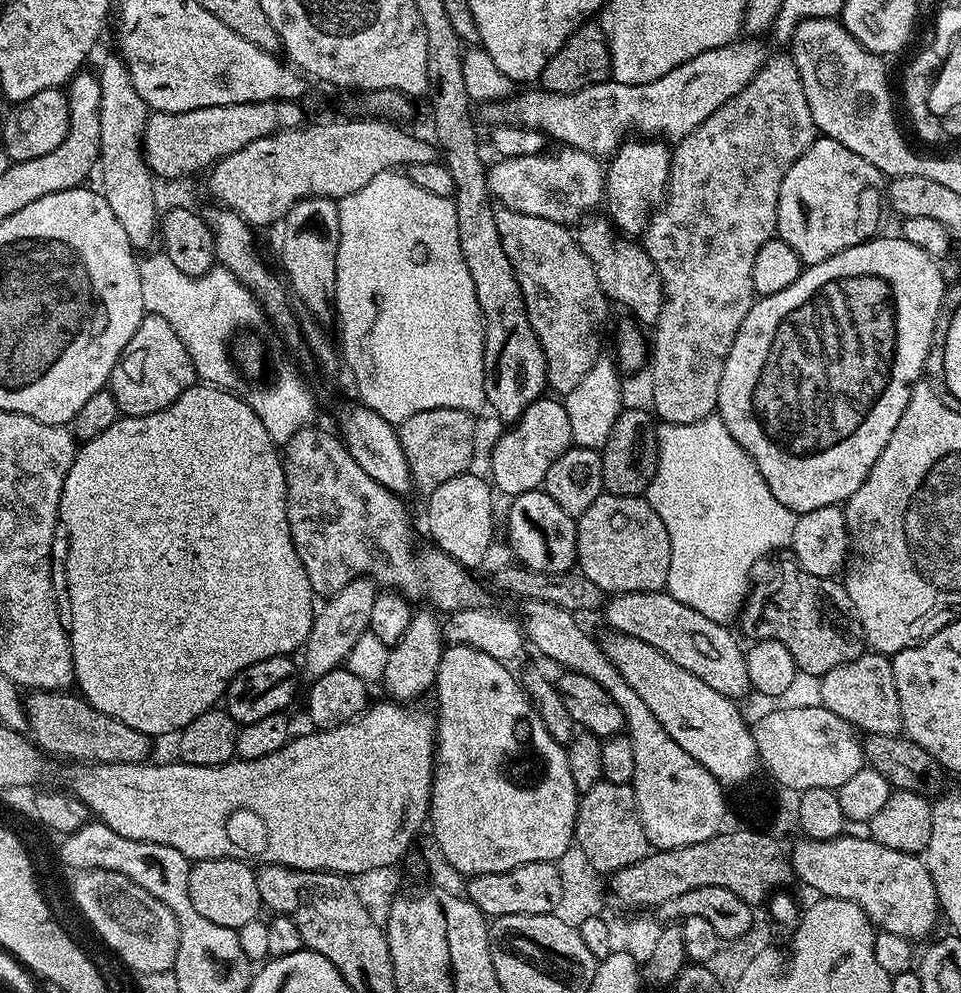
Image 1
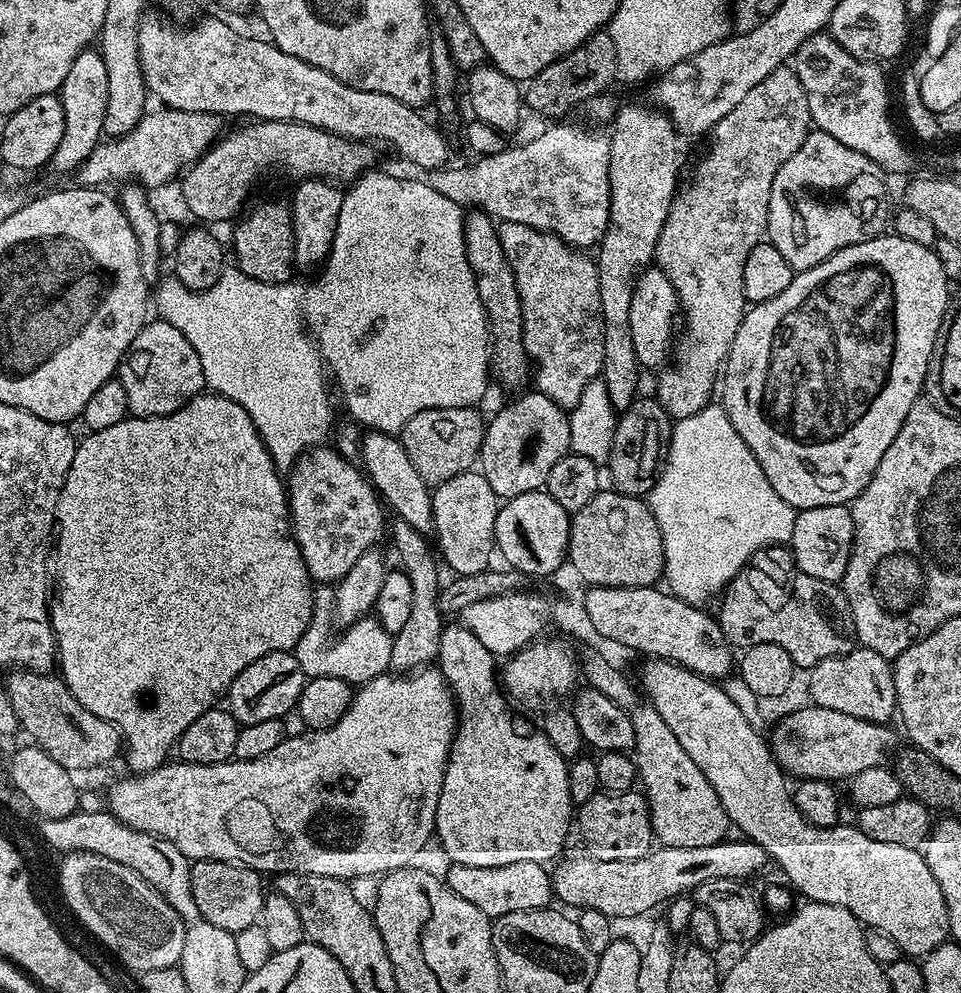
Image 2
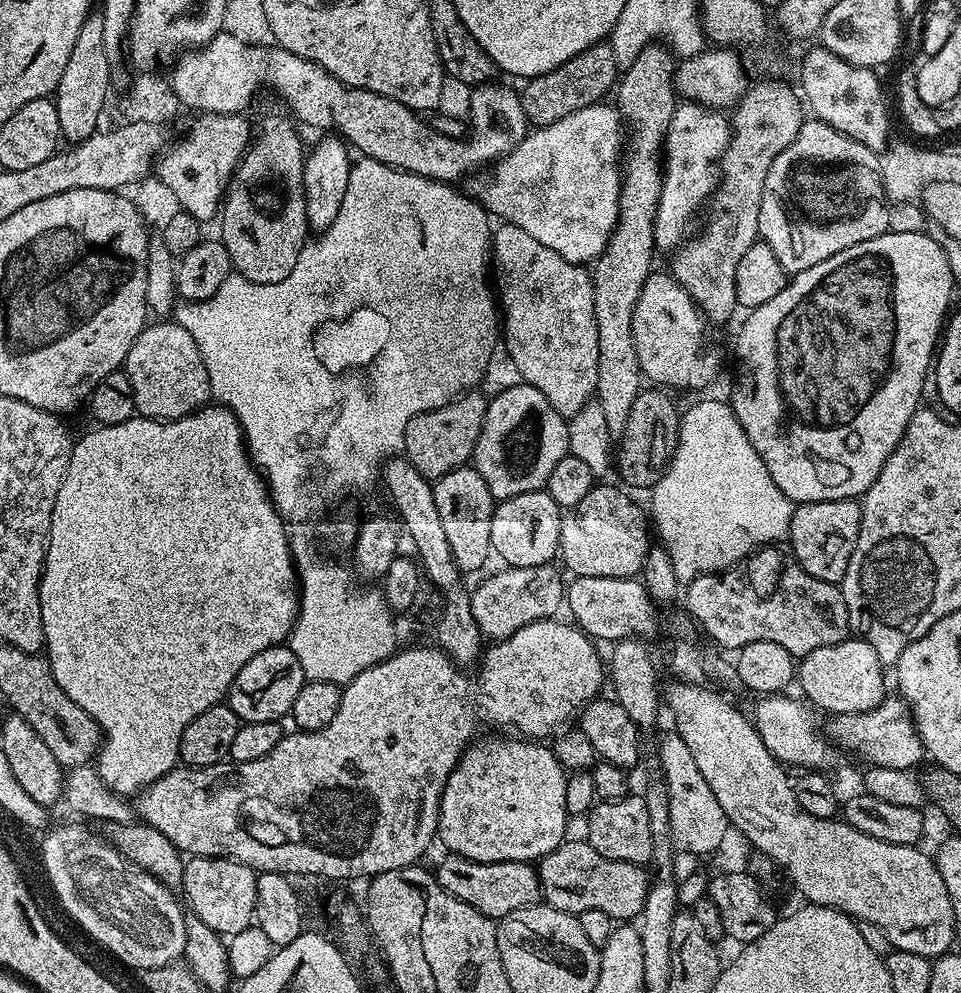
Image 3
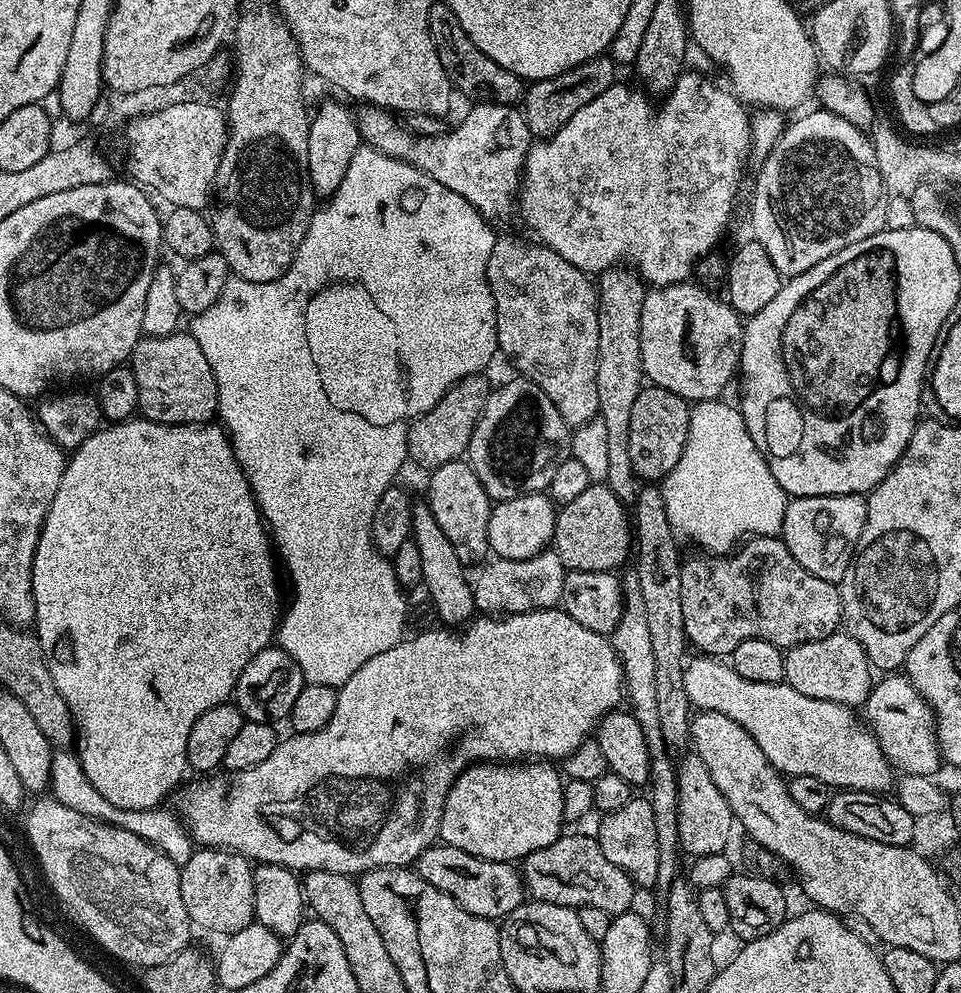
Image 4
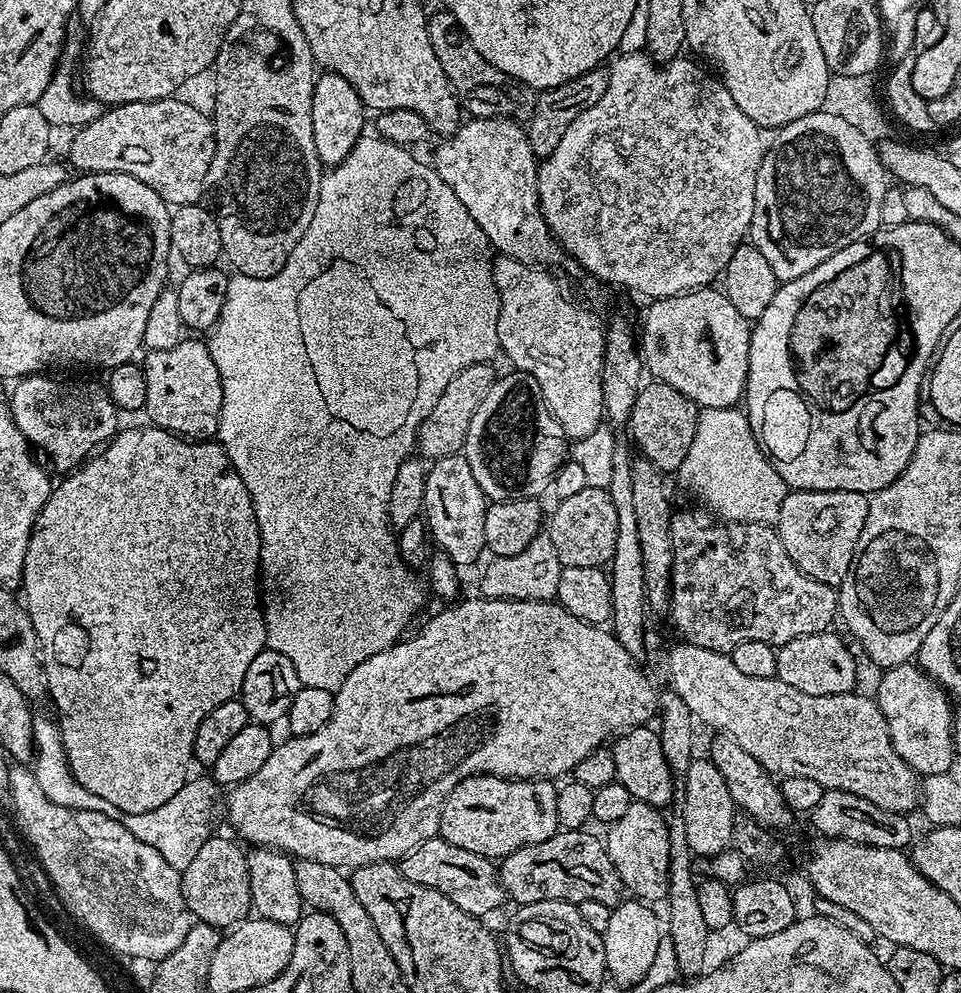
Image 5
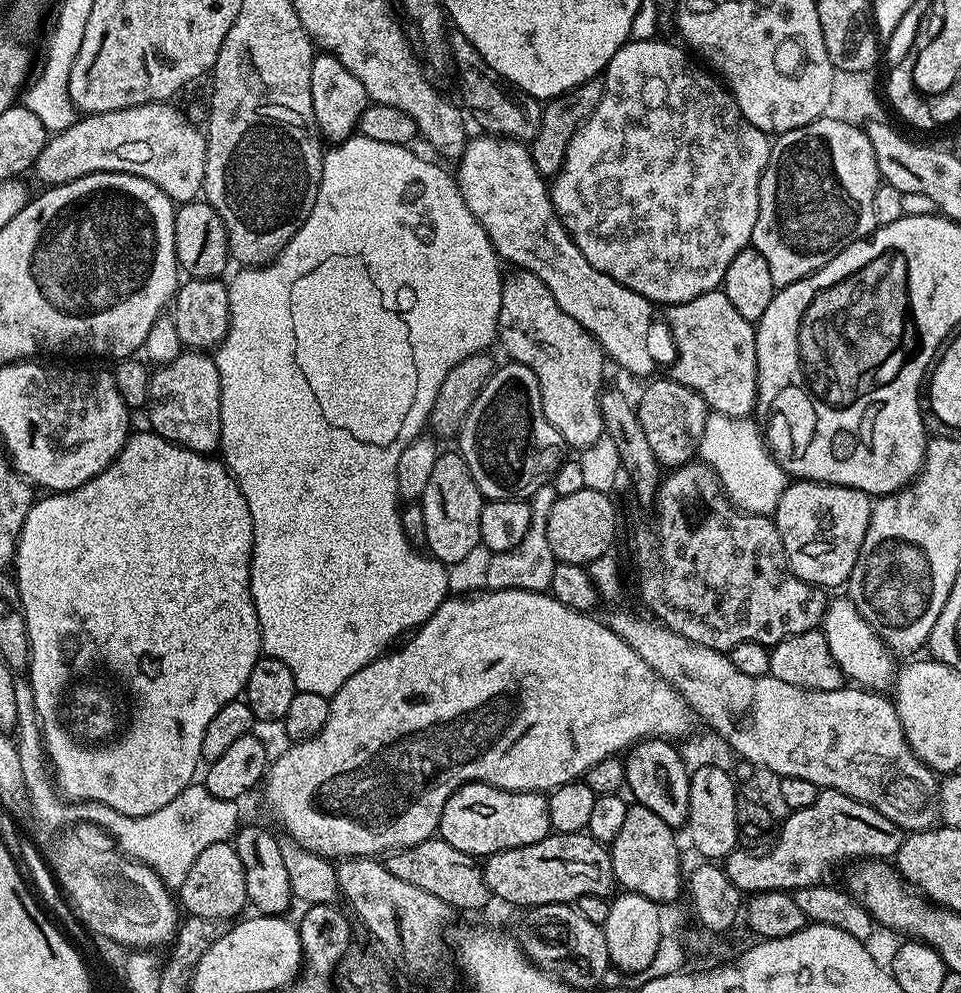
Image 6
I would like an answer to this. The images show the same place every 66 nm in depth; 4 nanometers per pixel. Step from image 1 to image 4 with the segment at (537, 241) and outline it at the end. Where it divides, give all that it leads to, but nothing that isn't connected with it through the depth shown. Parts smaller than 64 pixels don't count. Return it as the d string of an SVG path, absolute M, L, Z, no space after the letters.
M497 235L486 278L494 294L496 307L496 343L499 351L512 359L521 377L533 380L554 402L558 414L575 430L598 416L598 310L596 288L589 273L570 266L562 254L545 248L531 239L519 240L516 236Z

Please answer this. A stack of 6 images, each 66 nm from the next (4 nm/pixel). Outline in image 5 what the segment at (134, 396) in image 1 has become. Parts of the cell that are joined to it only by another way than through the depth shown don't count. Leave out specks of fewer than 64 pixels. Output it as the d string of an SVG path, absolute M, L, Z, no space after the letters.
M185 338L170 350L151 350L142 360L146 378L146 402L143 411L155 427L189 440L212 440L220 430L222 378L210 358L207 343L200 338Z

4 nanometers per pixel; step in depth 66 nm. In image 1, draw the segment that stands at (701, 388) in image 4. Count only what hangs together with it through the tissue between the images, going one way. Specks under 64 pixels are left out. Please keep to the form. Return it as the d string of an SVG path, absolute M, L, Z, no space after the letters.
M600 214L585 219L579 225L575 237L586 258L590 258L590 262L596 267L598 282L609 301L621 300L632 311L630 316L635 323L641 326L655 325L664 305L664 287L662 278L643 243L632 238L621 238L612 227L612 221Z

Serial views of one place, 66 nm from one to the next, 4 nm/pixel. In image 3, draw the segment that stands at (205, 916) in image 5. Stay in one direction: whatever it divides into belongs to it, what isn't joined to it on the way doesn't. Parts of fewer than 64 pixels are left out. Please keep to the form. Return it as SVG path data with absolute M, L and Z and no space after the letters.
M194 856L185 859L184 882L182 885L182 896L187 907L210 930L214 930L221 938L238 936L242 930L253 927L256 915L256 877L257 873L250 867L237 860L227 860L225 856Z

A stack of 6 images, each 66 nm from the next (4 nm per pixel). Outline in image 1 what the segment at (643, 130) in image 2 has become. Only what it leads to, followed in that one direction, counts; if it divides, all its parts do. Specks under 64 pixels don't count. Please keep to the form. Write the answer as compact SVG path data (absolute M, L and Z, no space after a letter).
M629 138L620 145L618 151L611 157L604 178L604 200L608 204L607 219L612 221L612 227L617 233L628 238L636 238L648 226L652 213L664 203L668 190L668 175L672 161L672 148L660 138Z

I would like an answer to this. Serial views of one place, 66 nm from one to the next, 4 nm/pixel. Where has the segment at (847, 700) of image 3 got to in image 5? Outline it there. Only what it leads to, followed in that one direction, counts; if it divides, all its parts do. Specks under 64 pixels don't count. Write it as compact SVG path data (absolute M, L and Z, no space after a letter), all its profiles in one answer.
M835 631L806 634L806 638L794 638L794 642L786 642L776 648L776 675L775 679L786 682L786 686L794 686L794 690L802 690L802 694L842 694L851 692L856 685L856 660L852 657L850 649L844 645L840 636L835 636Z

